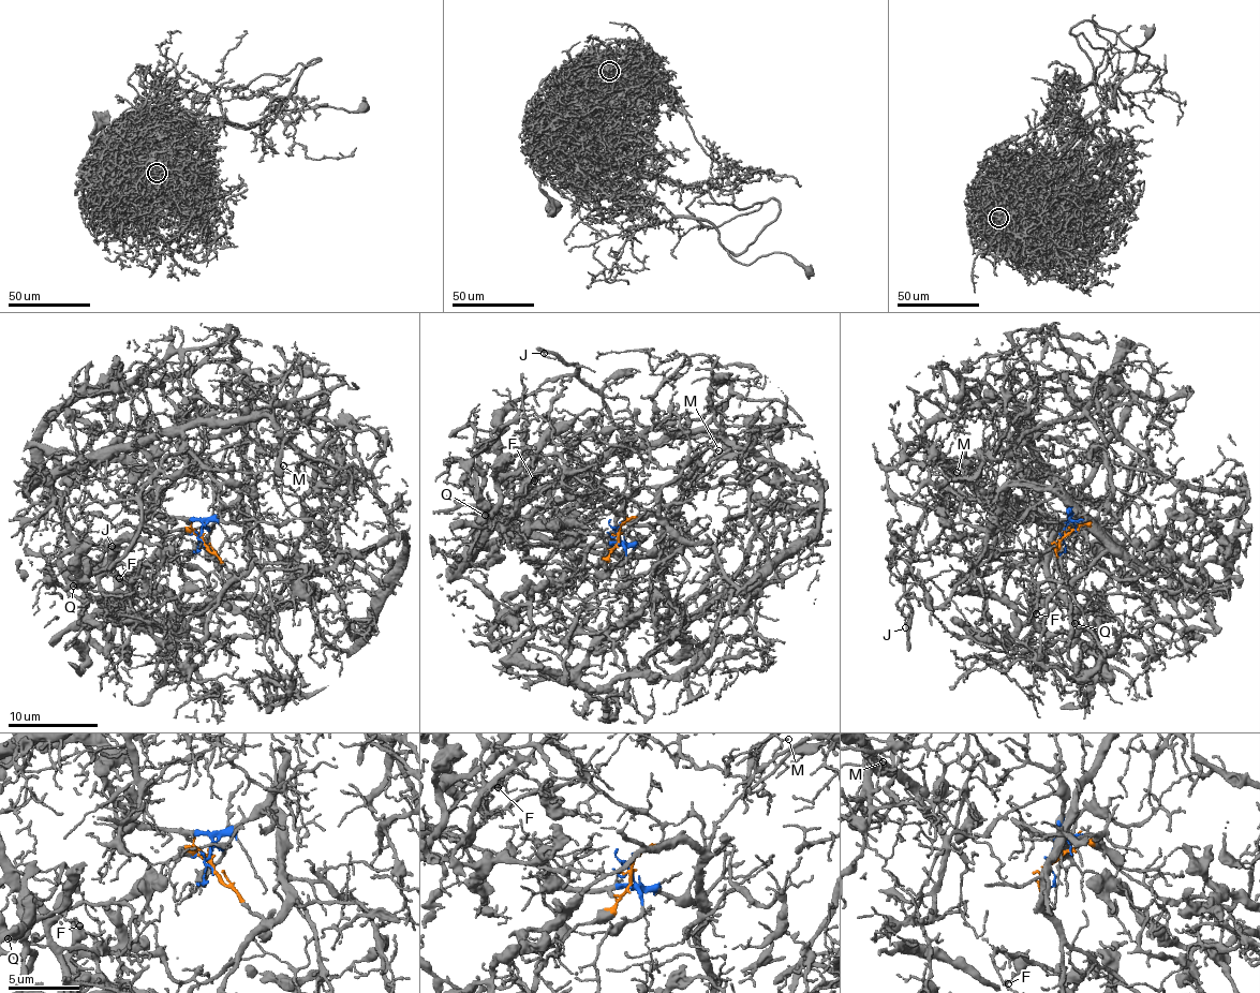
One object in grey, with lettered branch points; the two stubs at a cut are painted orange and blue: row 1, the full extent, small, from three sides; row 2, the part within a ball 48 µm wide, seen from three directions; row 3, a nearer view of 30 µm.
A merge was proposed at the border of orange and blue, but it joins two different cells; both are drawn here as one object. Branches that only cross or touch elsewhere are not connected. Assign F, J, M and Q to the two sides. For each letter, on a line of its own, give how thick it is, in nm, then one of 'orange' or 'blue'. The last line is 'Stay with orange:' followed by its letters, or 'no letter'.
F: 170 nm thick; blue
J: 130 nm thick; blue
M: 140 nm thick; blue
Q: 130 nm thick; blue
Stay with orange: no letter

